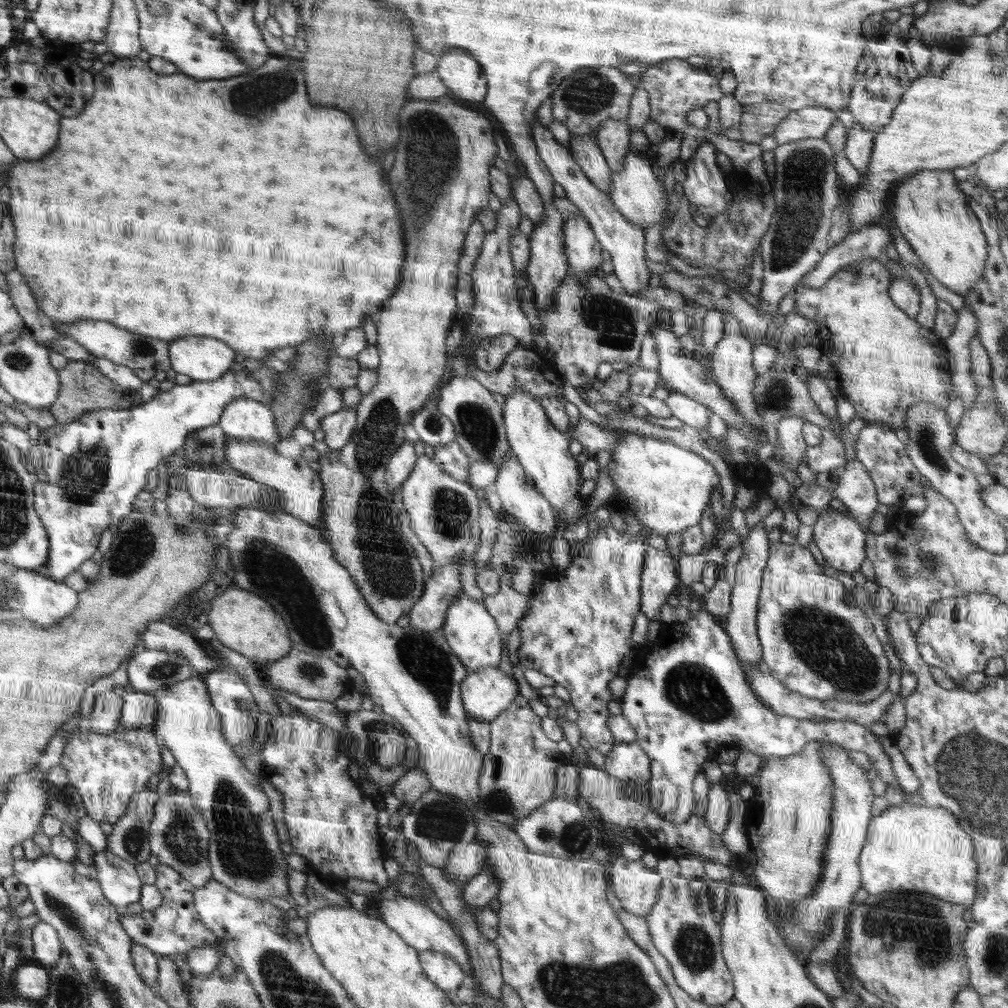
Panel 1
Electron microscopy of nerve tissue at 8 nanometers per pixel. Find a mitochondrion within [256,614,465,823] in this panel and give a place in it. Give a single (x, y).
(425, 659)

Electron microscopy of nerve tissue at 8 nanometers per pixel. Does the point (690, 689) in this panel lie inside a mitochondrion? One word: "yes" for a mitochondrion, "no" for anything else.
yes

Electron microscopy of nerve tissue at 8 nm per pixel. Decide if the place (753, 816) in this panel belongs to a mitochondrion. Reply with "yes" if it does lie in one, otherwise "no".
no

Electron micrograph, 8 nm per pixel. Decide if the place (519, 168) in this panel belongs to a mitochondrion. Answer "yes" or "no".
no

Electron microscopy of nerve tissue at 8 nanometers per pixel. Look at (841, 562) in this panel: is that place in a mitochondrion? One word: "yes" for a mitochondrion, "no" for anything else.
no

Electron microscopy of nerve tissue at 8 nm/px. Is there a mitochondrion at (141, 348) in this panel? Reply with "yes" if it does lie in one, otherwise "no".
yes

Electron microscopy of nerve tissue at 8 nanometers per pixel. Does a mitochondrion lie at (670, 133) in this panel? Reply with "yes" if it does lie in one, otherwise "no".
no

